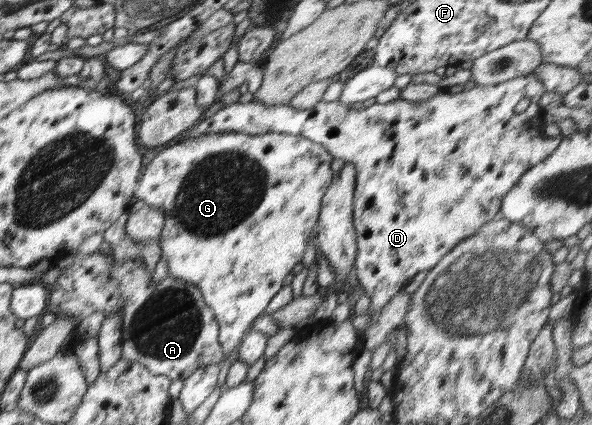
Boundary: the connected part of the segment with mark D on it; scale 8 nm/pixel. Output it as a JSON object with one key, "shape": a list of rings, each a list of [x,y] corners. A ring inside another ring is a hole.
{"shape":[[[534,73],[527,74],[526,76],[519,76],[518,78],[513,78],[512,80],[507,80],[506,82],[500,83],[500,84],[493,84],[493,85],[475,85],[472,89],[470,90],[464,90],[459,93],[451,94],[447,91],[439,92],[436,96],[433,96],[432,98],[429,98],[428,100],[424,101],[414,101],[410,102],[408,100],[392,100],[390,102],[387,102],[386,104],[378,104],[374,103],[370,107],[362,107],[362,110],[360,110],[360,144],[358,144],[358,109],[352,109],[349,107],[345,107],[342,103],[339,101],[334,101],[334,102],[324,102],[320,101],[318,104],[315,104],[312,109],[295,109],[292,105],[290,104],[279,104],[278,106],[266,106],[263,102],[258,102],[257,100],[252,100],[248,103],[232,103],[230,106],[223,107],[220,109],[218,112],[216,112],[213,116],[210,116],[208,119],[202,120],[202,122],[197,123],[194,127],[192,127],[188,132],[186,132],[183,136],[179,137],[179,140],[186,139],[186,138],[195,138],[195,136],[200,136],[200,135],[218,135],[220,133],[224,132],[242,132],[242,133],[247,133],[250,135],[262,135],[263,133],[268,133],[268,132],[276,132],[276,133],[285,133],[285,134],[292,134],[296,136],[303,136],[304,138],[307,138],[308,140],[312,140],[318,144],[322,144],[326,150],[333,155],[335,159],[341,158],[344,160],[346,163],[352,163],[356,167],[356,172],[357,172],[357,177],[356,177],[356,184],[355,184],[355,193],[354,193],[354,202],[353,202],[353,210],[354,210],[354,226],[356,226],[355,230],[355,239],[356,239],[356,246],[357,246],[357,253],[355,256],[355,263],[353,266],[356,268],[355,273],[356,276],[359,280],[359,284],[361,285],[361,288],[363,289],[364,294],[368,295],[371,298],[370,306],[369,306],[369,312],[368,314],[371,316],[370,322],[372,320],[372,316],[384,307],[385,304],[388,304],[390,299],[393,296],[396,296],[398,292],[403,291],[404,283],[411,279],[415,274],[418,274],[418,272],[422,272],[422,270],[430,270],[431,268],[434,268],[435,264],[438,264],[440,260],[442,260],[443,256],[446,256],[448,252],[450,252],[450,249],[454,248],[457,246],[457,244],[461,244],[461,242],[465,239],[468,238],[469,236],[472,236],[475,232],[478,232],[487,222],[490,222],[491,220],[494,220],[497,218],[499,214],[499,210],[502,204],[502,198],[510,192],[510,189],[520,180],[520,177],[529,169],[532,168],[534,165],[537,165],[538,163],[541,163],[542,160],[544,160],[547,156],[550,156],[555,150],[556,147],[562,142],[562,139],[564,136],[560,137],[554,137],[554,139],[550,139],[550,136],[545,136],[543,135],[542,132],[542,118],[543,118],[543,108],[542,104],[538,104],[538,100],[540,100],[540,97],[542,94],[544,94],[545,88],[543,87],[542,81],[538,80],[538,77]],[[522,98],[530,98],[530,104],[528,108],[524,112],[516,113],[514,111],[514,108],[516,108],[516,104],[522,100]]]}

